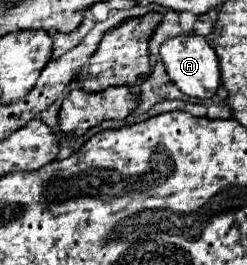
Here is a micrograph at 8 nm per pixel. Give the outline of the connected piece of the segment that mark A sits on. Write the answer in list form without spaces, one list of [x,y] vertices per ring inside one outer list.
[[[191,33],[191,35],[177,35],[177,37],[169,37],[161,43],[159,47],[159,55],[161,61],[165,65],[165,71],[169,75],[169,79],[189,97],[199,97],[199,99],[207,99],[213,97],[215,91],[221,85],[221,75],[219,75],[219,63],[217,63],[217,55],[215,49],[207,43],[207,39],[199,33]]]

